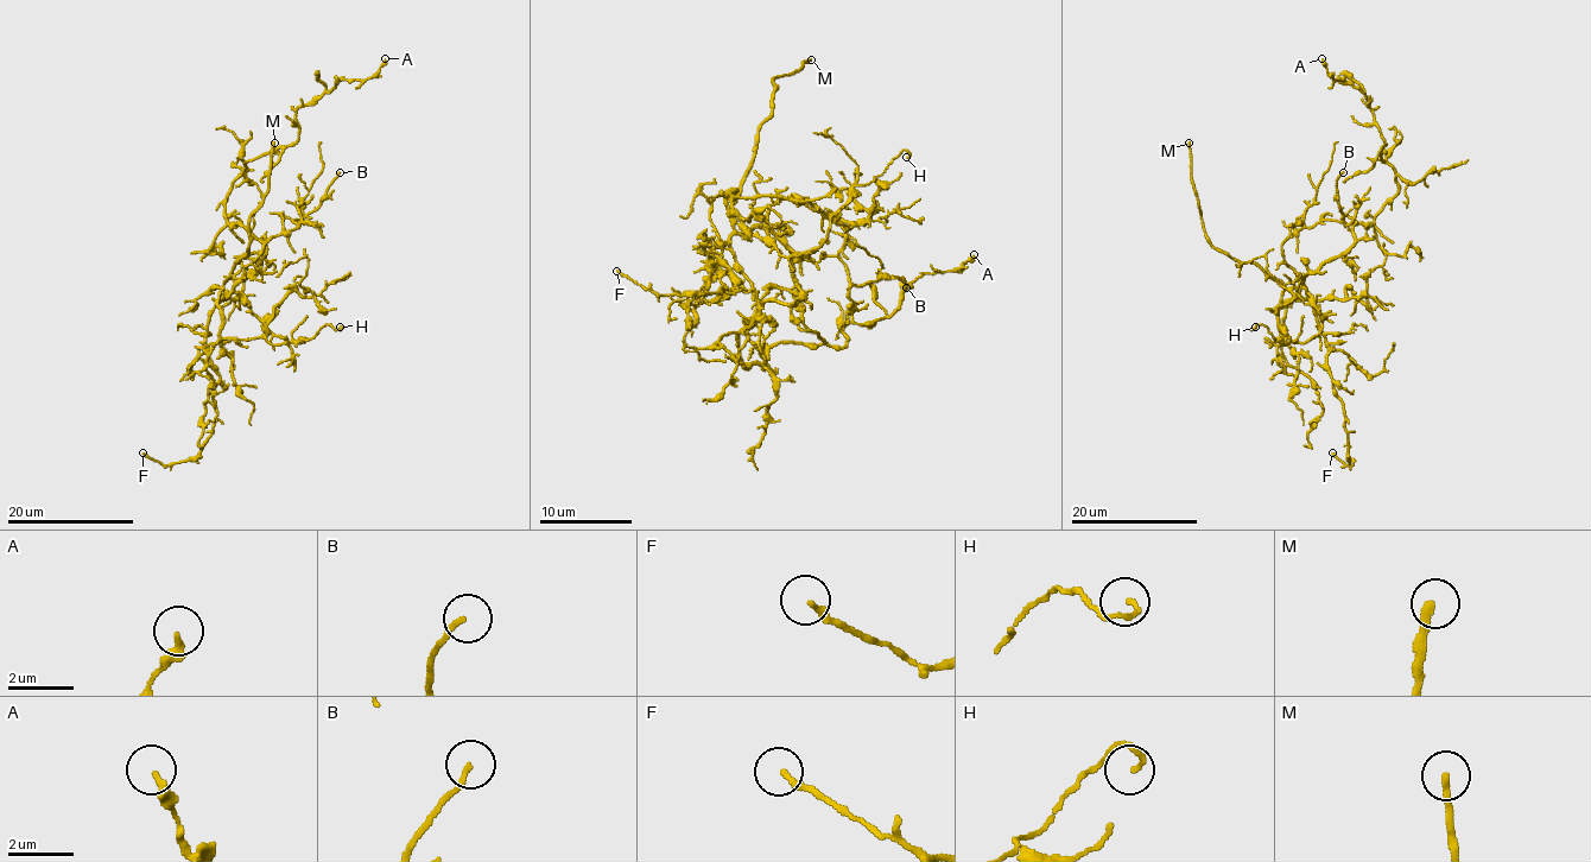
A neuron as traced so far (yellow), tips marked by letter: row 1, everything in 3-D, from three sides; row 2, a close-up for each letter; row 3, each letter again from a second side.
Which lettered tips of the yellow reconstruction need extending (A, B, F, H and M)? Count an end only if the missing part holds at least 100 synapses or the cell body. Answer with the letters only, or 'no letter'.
M

